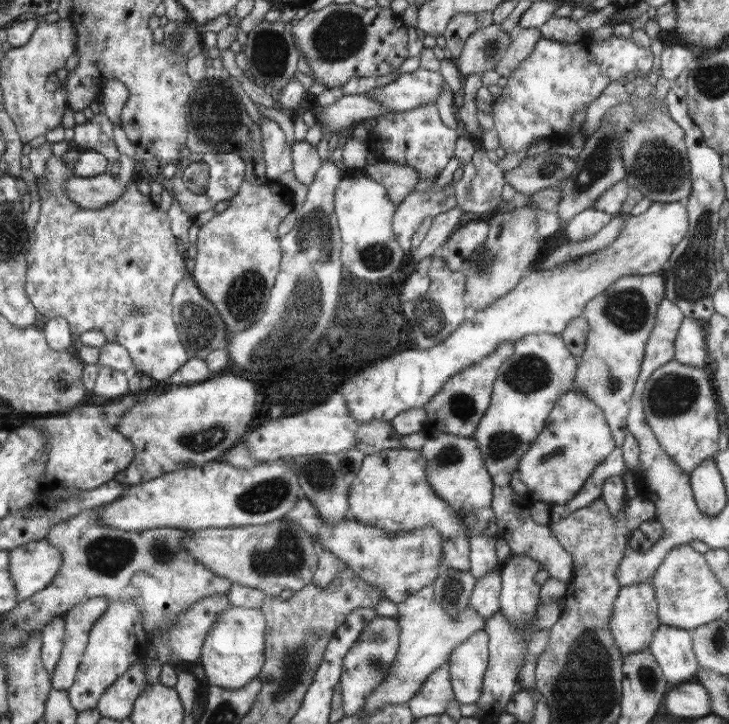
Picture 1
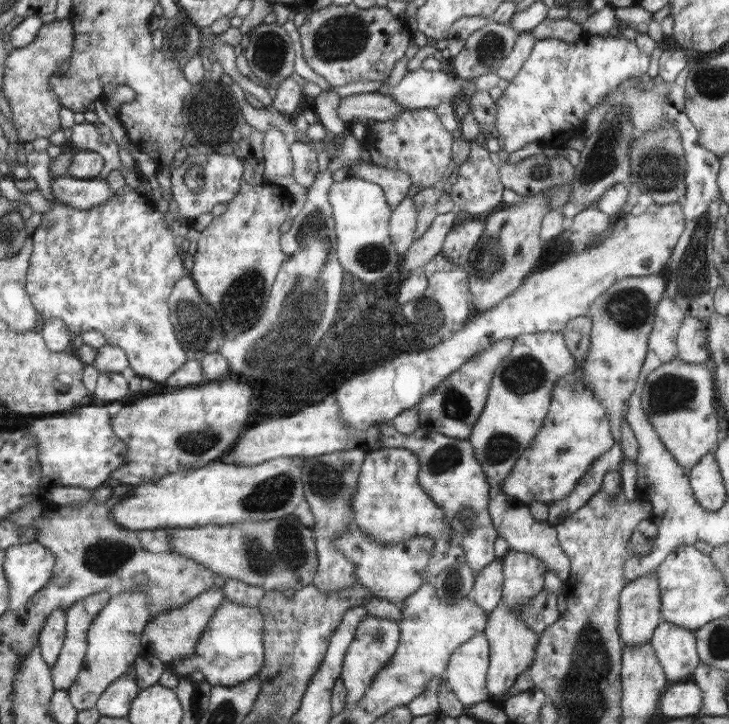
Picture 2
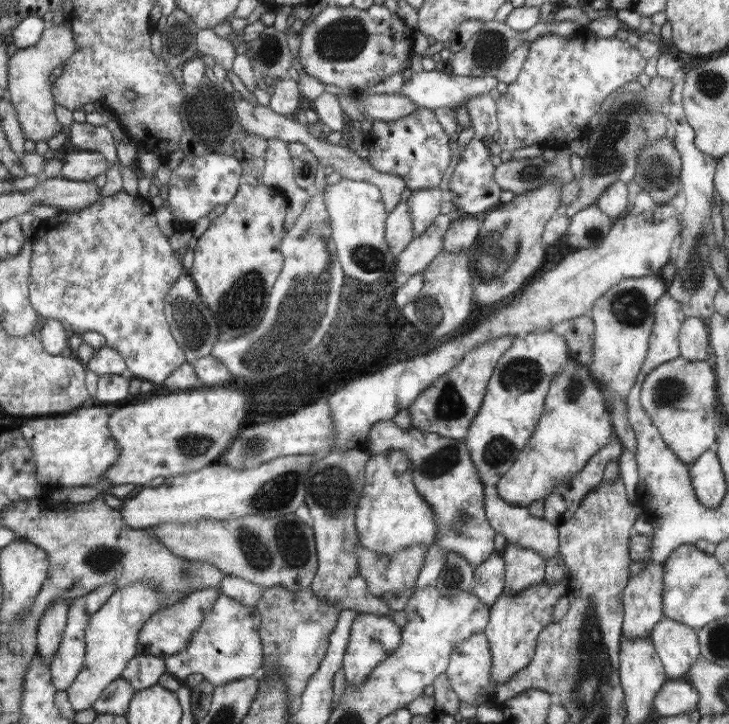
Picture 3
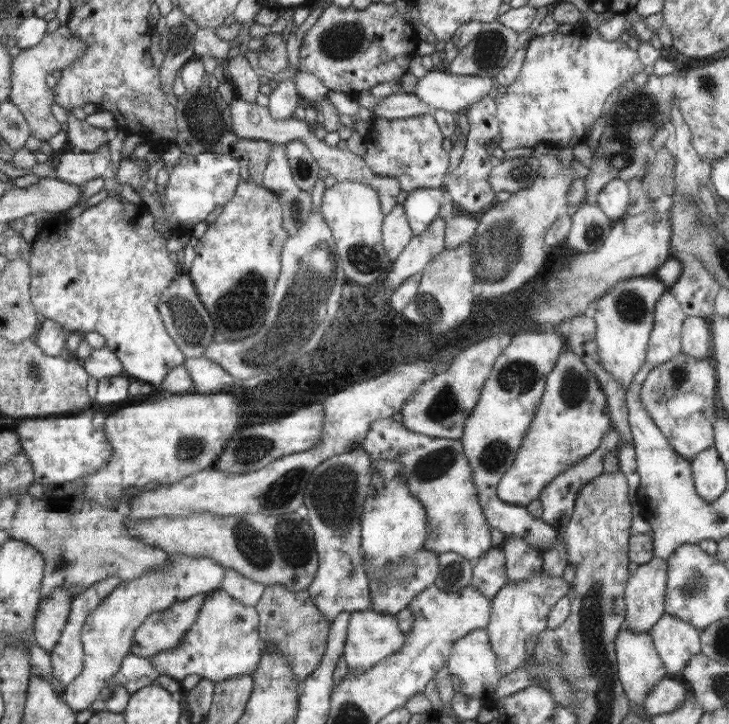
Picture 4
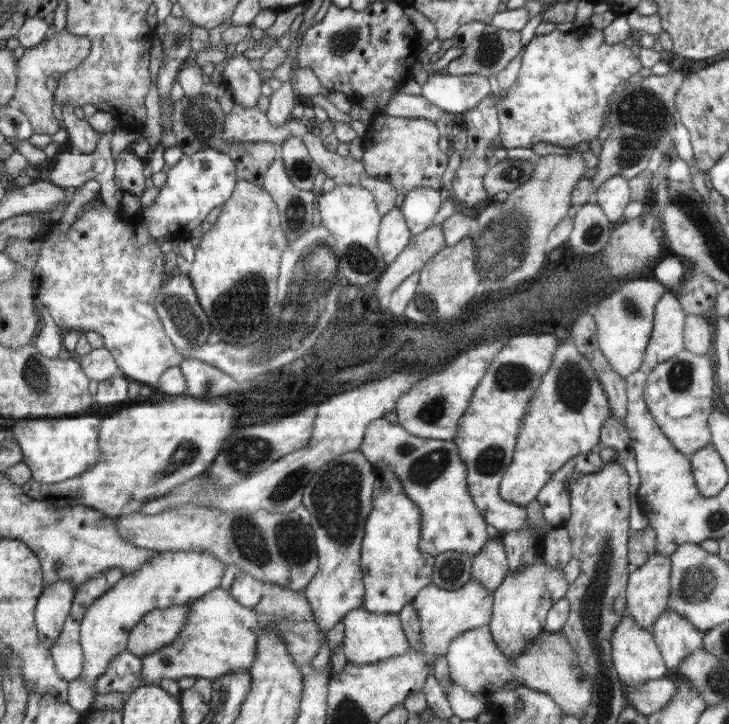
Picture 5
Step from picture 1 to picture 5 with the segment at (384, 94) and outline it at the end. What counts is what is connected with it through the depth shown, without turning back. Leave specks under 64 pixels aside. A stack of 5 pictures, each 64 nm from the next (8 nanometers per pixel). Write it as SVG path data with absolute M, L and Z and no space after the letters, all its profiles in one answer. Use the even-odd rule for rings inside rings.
M431 72L427 82L421 86L421 94L429 98L431 104L451 114L465 114L483 102L489 92L491 88L487 76L481 74L451 76L447 72Z

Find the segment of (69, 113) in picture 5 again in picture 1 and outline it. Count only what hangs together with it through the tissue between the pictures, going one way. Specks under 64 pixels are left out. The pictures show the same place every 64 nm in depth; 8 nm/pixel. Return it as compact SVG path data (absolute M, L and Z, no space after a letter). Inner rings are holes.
M89 120L85 124L75 124L75 142L85 150L99 150L105 156L109 156L109 168L105 174L111 174L111 166L121 158L121 152L115 144L115 138L109 136L101 126L99 120Z

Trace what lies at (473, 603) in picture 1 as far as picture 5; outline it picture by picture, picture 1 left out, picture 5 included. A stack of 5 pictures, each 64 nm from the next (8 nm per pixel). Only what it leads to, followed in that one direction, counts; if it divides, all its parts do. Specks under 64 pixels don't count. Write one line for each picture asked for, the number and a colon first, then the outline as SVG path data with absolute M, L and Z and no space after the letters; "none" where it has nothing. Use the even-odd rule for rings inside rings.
2: M497 558L485 568L481 568L481 572L475 578L475 588L469 592L467 598L471 598L475 604L479 604L489 614L503 600L503 584L505 584L503 562L501 558Z
3: M495 552L483 564L475 566L475 588L471 594L475 594L483 604L491 608L499 596L503 596L505 588L505 560L501 552Z
4: M491 546L485 556L473 560L473 588L491 600L509 582L505 562L507 560L501 546Z
5: M503 536L489 540L485 548L473 556L473 578L483 584L483 588L491 590L491 594L503 584L503 580L511 572L501 538Z

